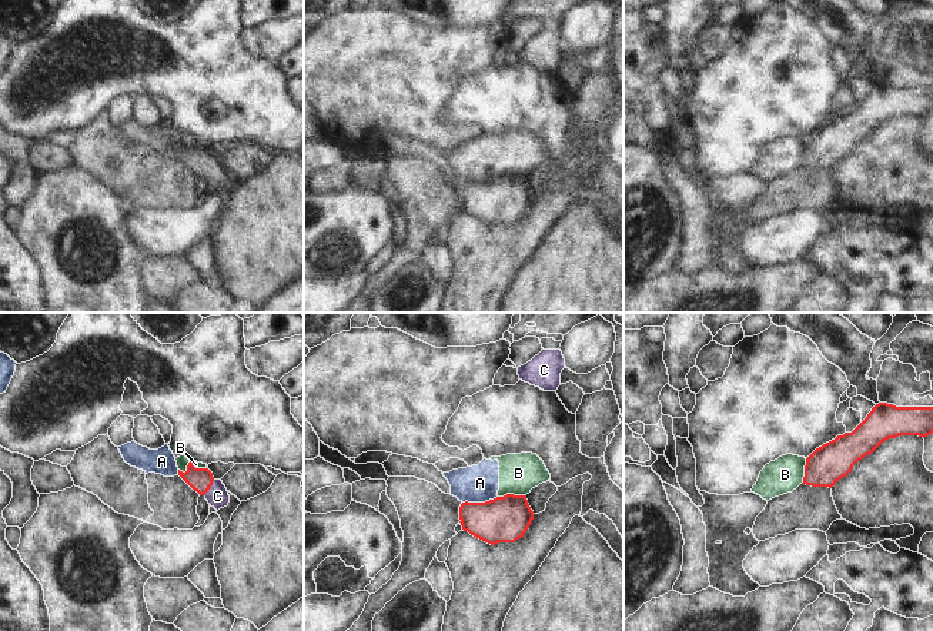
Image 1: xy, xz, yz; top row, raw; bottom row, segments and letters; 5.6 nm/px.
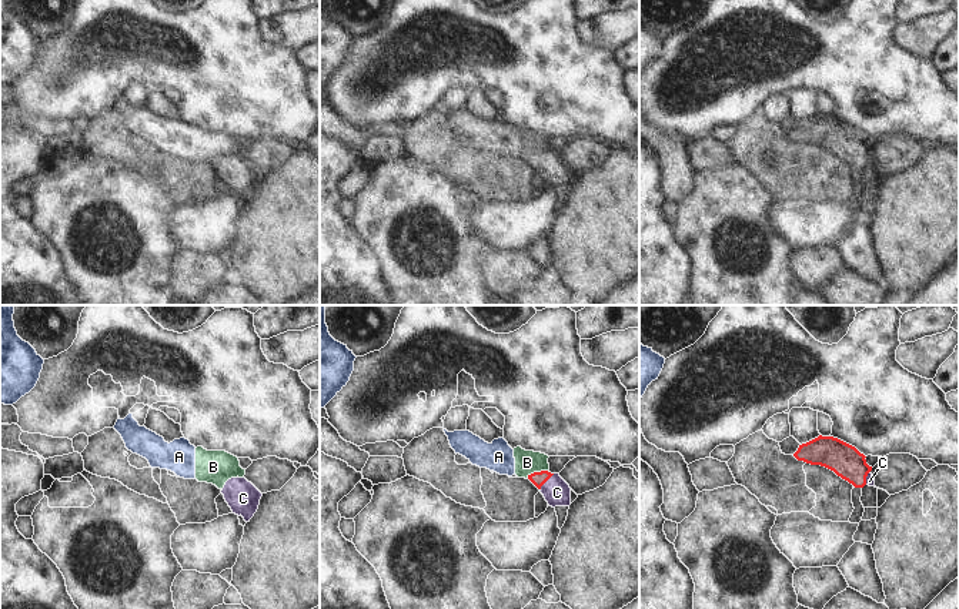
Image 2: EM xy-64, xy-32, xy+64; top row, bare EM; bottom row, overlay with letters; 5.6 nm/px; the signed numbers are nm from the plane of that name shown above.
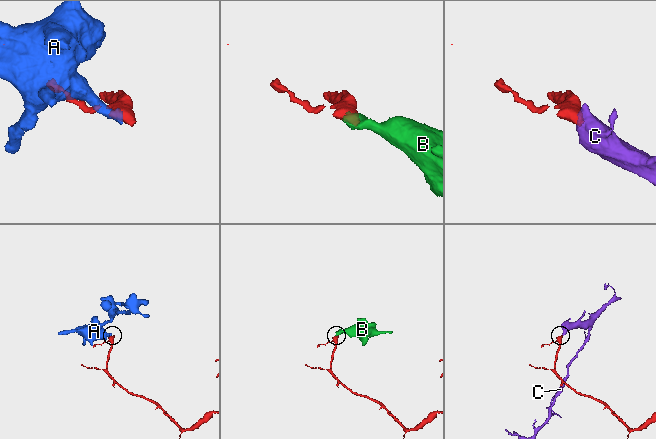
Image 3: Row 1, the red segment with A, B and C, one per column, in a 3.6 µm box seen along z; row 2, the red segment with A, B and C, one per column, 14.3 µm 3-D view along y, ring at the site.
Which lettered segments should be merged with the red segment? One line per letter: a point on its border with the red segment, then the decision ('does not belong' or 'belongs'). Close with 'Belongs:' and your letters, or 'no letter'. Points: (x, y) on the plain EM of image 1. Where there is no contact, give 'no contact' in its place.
A: meets red in xz at (480, 183); does not belong
B: meets red in xz at (511, 174); does not belong
C: meets red in xy at (210, 166); belongs
Belongs: C

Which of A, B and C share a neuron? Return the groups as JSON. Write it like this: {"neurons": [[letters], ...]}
{"neurons": [["A", "B"], ["C"]]}

